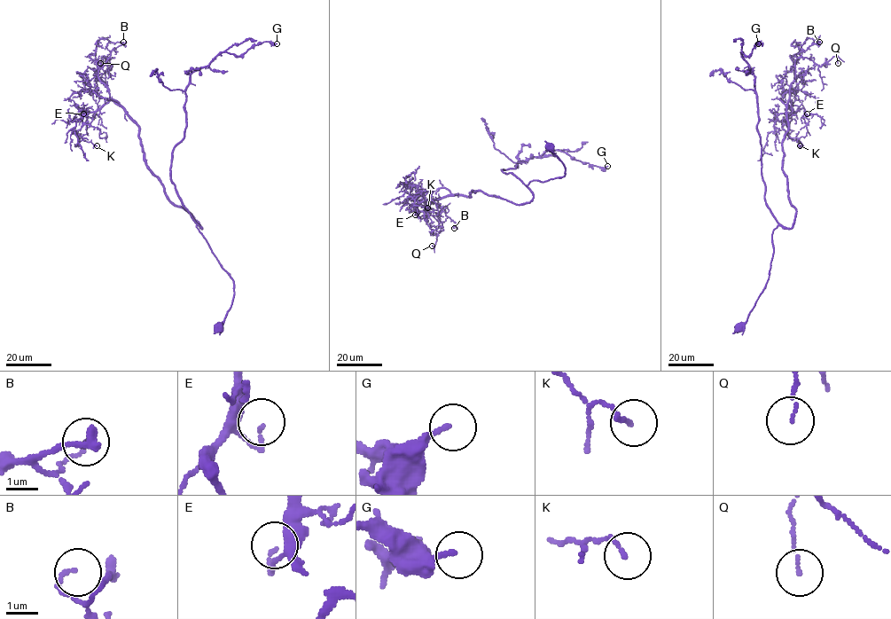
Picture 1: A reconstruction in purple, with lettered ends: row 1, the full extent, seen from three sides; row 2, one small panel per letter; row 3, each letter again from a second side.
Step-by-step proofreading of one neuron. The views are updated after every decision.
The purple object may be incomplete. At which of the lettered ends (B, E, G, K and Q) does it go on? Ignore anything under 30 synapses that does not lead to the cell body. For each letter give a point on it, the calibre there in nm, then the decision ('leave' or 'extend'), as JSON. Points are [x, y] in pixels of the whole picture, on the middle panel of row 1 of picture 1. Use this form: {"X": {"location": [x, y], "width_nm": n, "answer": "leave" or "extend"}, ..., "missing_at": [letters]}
{"B": {"location": [454, 228], "width_nm": 110, "answer": "leave"}, "E": {"location": [415, 215], "width_nm": 110, "answer": "leave"}, "G": {"location": [607, 166], "width_nm": 160, "answer": "leave"}, "K": {"location": [427, 207], "width_nm": 130, "answer": "leave"}, "Q": {"location": [432, 246], "width_nm": 80, "answer": "leave"}, "missing_at": []}

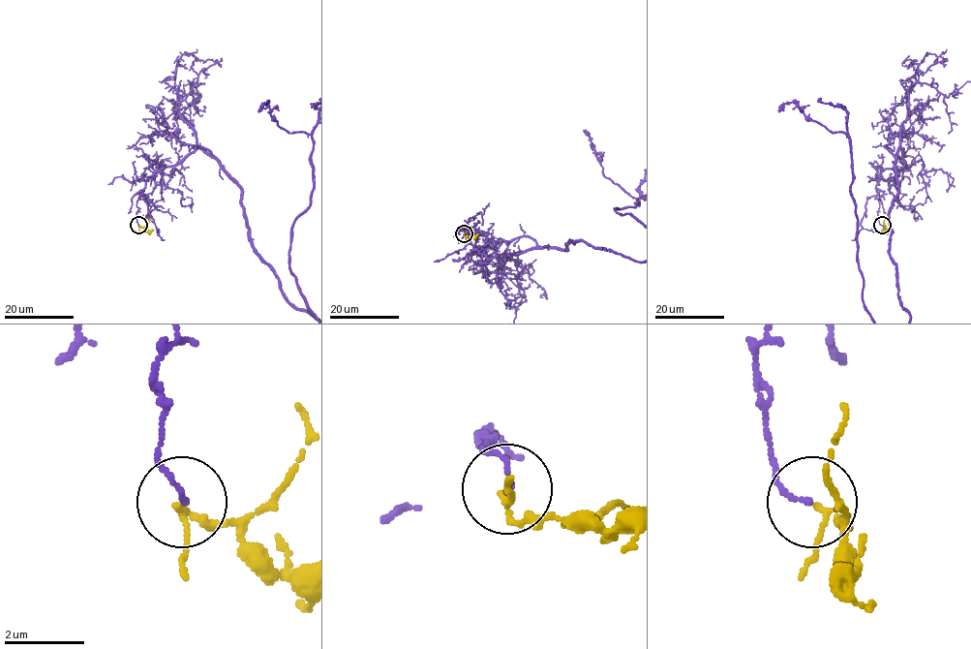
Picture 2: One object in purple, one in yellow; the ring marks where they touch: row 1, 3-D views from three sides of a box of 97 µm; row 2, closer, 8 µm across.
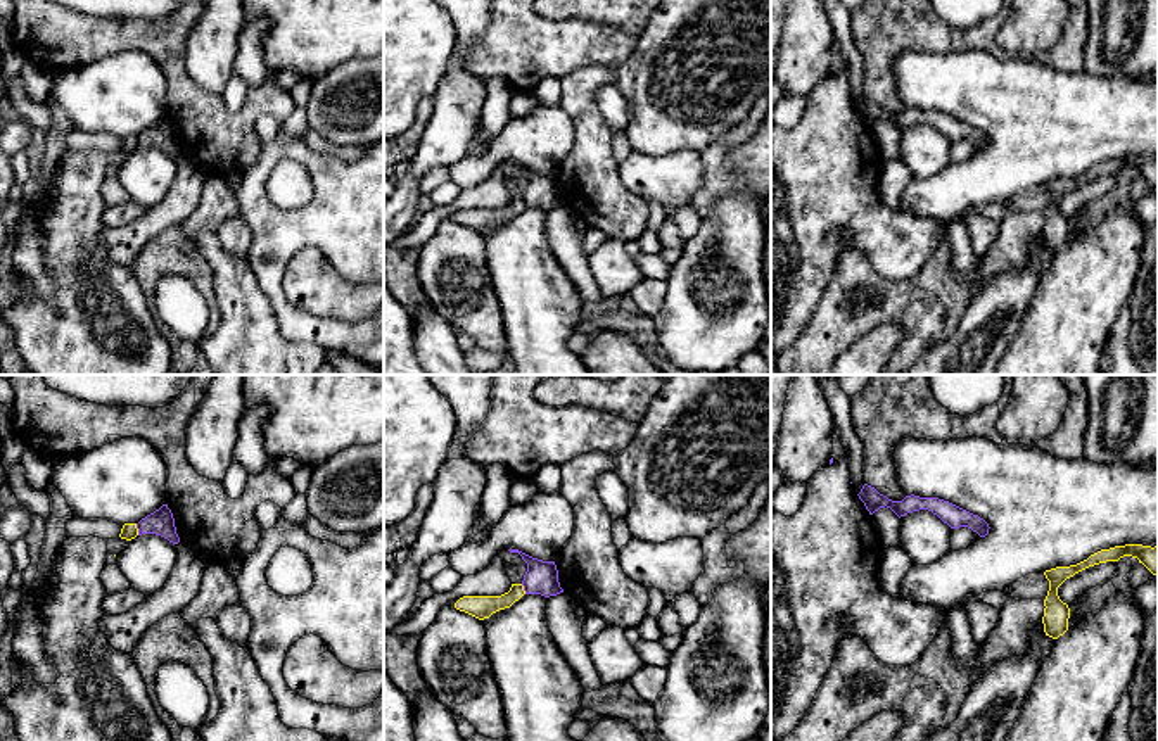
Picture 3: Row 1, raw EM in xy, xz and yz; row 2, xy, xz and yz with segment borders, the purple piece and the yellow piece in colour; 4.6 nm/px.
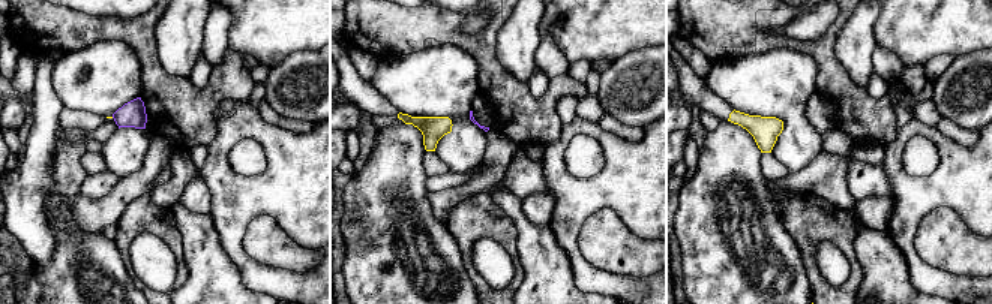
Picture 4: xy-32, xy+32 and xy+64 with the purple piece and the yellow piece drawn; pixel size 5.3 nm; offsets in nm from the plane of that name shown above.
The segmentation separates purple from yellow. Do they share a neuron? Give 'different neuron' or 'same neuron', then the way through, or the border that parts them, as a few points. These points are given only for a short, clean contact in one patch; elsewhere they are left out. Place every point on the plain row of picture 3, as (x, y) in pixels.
different neuron; border xy (135, 137), (139, 147)

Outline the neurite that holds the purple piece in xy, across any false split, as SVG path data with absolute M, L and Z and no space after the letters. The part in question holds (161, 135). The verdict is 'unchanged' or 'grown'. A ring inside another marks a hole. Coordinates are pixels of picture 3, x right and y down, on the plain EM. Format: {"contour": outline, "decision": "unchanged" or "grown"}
{"contour": "M162 117L154 126L147 128L137 136L138 149L142 147L156 147L168 152L173 157L180 155L176 147L175 131L168 117Z", "decision": "unchanged"}

